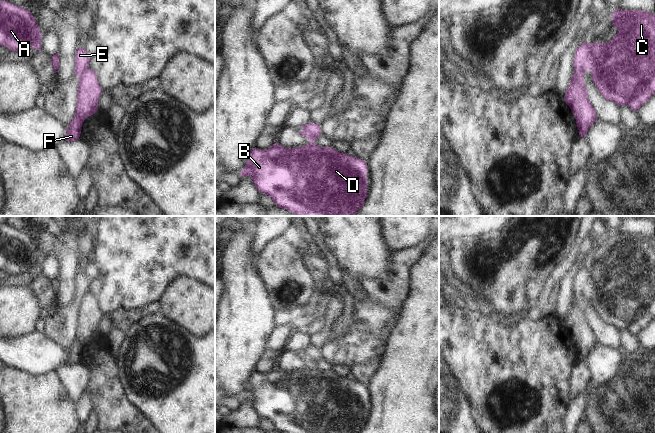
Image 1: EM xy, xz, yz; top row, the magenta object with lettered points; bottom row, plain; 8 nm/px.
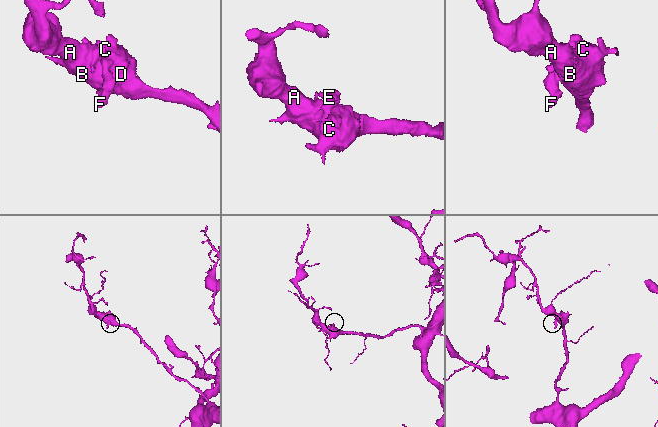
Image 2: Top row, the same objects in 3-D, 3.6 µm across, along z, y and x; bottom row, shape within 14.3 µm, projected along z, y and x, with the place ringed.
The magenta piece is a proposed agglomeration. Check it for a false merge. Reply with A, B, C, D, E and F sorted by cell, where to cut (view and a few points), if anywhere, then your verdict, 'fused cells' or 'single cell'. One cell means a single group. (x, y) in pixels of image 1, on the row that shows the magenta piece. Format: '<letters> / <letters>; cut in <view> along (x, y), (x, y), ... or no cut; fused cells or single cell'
A B C D E / F; cut in xy along (87, 68), (82, 73), (79, 81); fused cells

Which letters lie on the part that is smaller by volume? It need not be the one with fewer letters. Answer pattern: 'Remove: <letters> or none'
Remove: F

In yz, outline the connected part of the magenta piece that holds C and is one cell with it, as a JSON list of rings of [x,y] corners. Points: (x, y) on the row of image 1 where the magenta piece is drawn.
[[[617,9],[611,17],[617,34],[607,43],[580,45],[573,61],[574,74],[582,79],[589,69],[593,83],[606,100],[638,111],[655,94],[655,15],[643,10]]]

